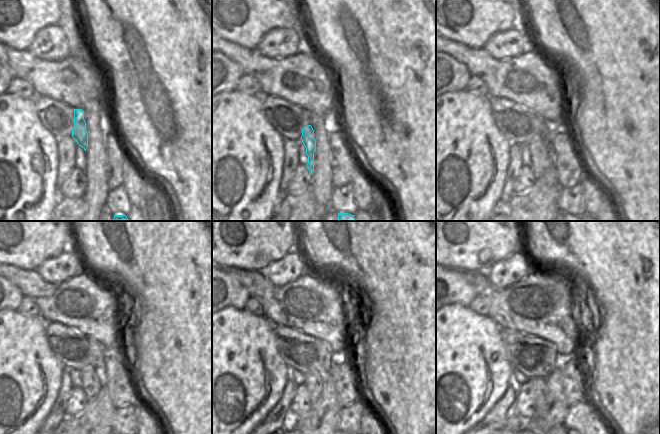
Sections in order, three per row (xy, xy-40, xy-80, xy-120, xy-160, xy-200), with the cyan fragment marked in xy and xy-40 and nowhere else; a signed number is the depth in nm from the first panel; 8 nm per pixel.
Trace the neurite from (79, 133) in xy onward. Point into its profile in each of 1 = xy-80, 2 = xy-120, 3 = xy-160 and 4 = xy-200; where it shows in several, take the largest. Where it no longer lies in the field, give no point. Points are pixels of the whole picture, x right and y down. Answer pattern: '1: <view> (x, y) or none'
1: xy-80 (542, 156)
2: xy-120 (91, 385)
3: xy-160 (313, 381)
4: xy-200 (539, 383)

